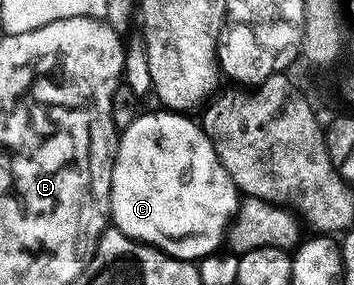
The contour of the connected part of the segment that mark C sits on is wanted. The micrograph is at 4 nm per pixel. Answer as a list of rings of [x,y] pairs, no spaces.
[[[168,111],[163,114],[164,122],[157,127],[156,133],[148,133],[148,129],[143,123],[137,123],[126,127],[119,134],[116,142],[116,158],[112,160],[112,182],[110,183],[110,221],[115,228],[121,229],[127,237],[134,238],[135,241],[143,241],[145,245],[155,245],[163,253],[168,253],[172,257],[177,257],[183,261],[199,262],[201,257],[217,252],[225,240],[228,224],[232,221],[233,214],[236,213],[238,204],[238,190],[236,184],[230,179],[226,167],[219,165],[220,157],[216,154],[216,149],[212,146],[212,141],[205,135],[203,128],[191,121],[191,116],[180,111]]]

